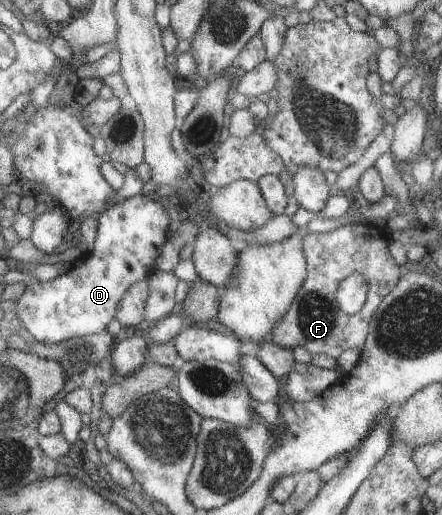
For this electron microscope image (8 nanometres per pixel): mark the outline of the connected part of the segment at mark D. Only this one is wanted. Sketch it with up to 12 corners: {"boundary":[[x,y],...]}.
{"boundary":[[148,194],[100,216],[96,247],[27,282],[18,317],[58,344],[107,331],[150,279],[172,217]]}

